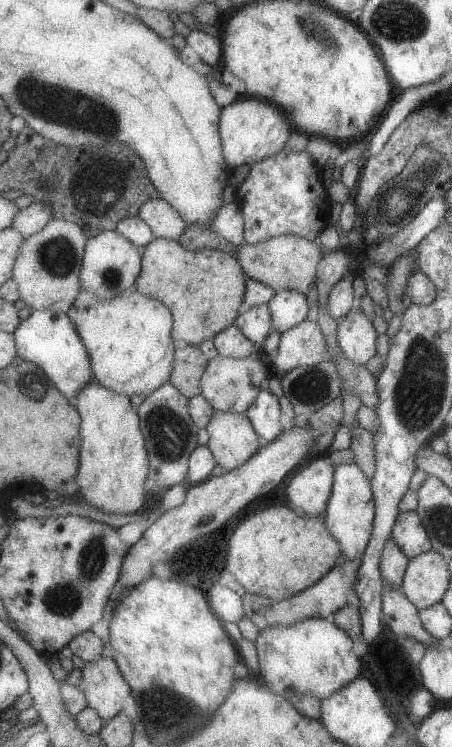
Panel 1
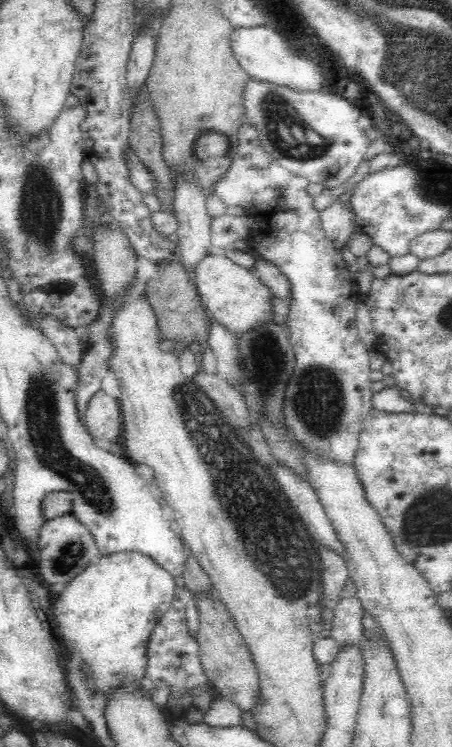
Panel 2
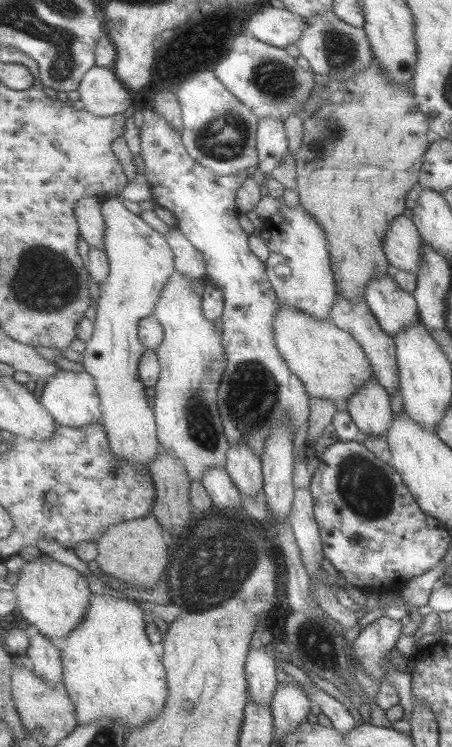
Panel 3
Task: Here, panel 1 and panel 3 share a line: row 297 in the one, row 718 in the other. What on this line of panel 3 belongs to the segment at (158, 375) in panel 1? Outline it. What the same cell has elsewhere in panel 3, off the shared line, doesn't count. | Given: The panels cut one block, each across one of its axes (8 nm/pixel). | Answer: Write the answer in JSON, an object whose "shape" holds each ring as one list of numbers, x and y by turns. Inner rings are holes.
{"shape":[[93,593,89,611,77,630,67,635,66,647,62,652,64,676,69,696,77,705,79,725,95,723,103,717,123,721,129,731,147,723,149,719,163,713,169,698,168,672,161,656,153,650,147,626,149,619,139,601,131,598]]}

